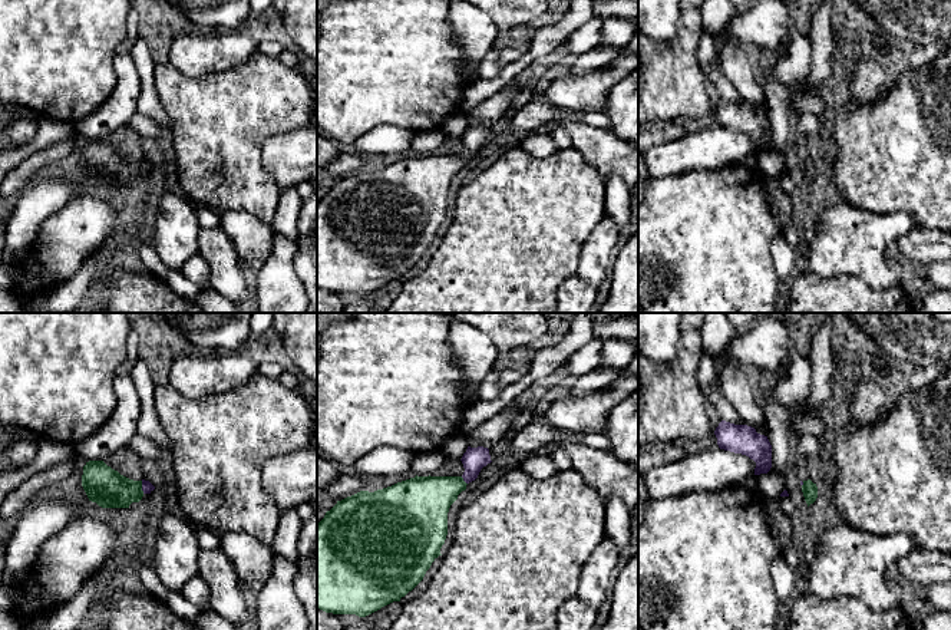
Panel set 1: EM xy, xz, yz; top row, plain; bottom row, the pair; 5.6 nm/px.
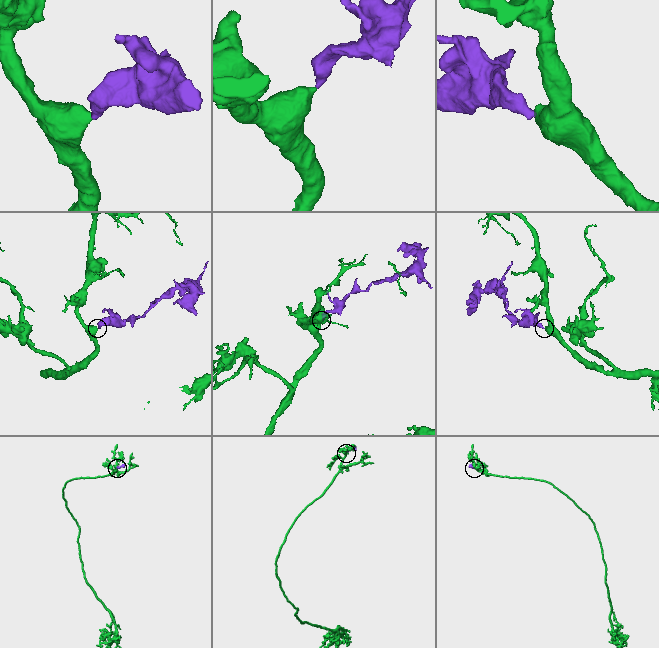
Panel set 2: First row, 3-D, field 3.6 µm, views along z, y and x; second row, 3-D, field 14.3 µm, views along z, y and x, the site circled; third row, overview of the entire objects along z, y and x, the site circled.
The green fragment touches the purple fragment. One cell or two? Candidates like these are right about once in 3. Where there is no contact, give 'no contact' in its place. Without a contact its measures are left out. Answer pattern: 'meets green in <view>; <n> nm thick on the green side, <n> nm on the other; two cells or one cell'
meets green in xy; 220 nm thick on the green side, 60 nm on the other; one cell

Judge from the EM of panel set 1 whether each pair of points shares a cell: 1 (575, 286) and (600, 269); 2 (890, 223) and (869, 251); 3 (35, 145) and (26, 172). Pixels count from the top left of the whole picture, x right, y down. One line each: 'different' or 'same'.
1: different
2: same
3: different

